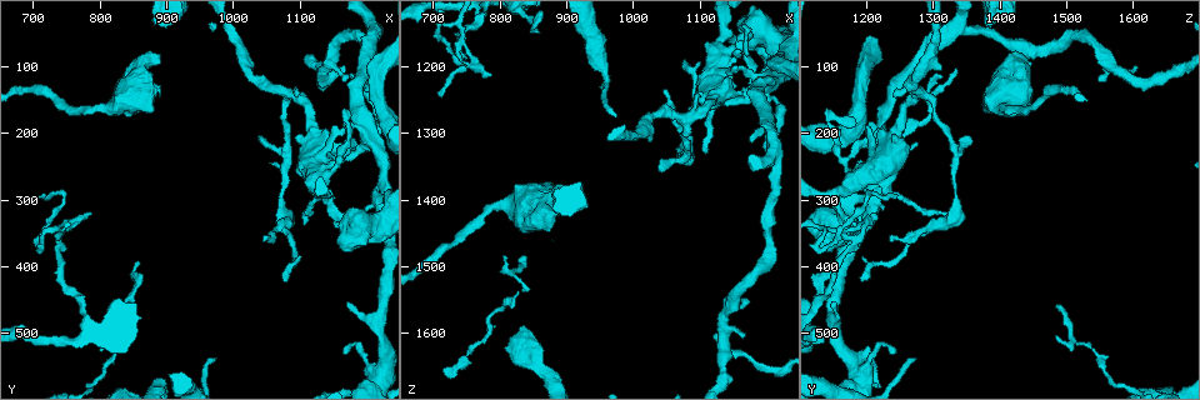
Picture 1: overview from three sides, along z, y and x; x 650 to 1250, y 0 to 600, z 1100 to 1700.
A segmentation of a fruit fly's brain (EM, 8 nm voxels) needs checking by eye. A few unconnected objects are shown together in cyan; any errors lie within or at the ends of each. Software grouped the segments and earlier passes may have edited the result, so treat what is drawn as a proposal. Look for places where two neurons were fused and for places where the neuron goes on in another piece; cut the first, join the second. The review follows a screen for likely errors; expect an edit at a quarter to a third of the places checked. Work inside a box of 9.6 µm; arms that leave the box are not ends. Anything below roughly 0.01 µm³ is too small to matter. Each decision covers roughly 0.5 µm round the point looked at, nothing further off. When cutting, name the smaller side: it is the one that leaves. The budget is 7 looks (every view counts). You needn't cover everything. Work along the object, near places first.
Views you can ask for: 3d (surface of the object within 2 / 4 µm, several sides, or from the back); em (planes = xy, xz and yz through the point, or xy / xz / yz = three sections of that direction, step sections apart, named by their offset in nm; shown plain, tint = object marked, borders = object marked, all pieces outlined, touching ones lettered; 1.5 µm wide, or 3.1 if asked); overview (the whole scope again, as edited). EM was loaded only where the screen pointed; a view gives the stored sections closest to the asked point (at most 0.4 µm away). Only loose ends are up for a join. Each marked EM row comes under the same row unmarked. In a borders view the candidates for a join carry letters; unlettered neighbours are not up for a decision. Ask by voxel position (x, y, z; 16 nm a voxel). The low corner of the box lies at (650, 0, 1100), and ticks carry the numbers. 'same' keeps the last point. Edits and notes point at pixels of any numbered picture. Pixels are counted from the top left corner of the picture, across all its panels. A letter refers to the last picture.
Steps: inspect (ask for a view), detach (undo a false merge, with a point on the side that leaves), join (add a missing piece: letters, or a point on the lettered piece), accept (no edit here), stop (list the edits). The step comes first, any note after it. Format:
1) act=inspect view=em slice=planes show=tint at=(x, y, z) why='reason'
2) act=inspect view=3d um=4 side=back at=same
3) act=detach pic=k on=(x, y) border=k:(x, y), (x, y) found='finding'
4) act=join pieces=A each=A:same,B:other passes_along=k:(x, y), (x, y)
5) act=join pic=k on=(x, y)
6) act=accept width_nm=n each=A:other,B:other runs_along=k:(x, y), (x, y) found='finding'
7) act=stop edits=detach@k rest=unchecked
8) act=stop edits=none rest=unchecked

act=inspect view=3d um=2 side=back at=(1170, 455, 1145) why='free end'

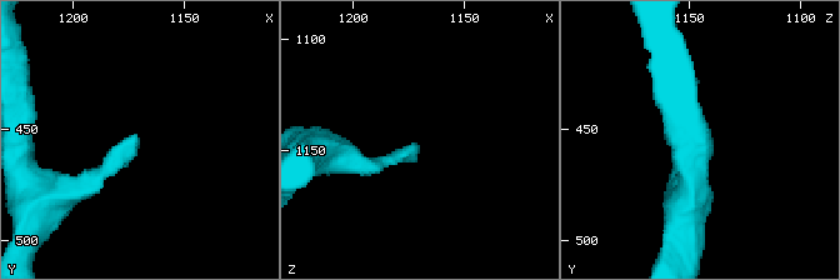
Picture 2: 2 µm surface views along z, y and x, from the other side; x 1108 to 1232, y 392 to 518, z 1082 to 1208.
act=inspect view=em slice=planes show=borders at=(1174, 455, 1146)

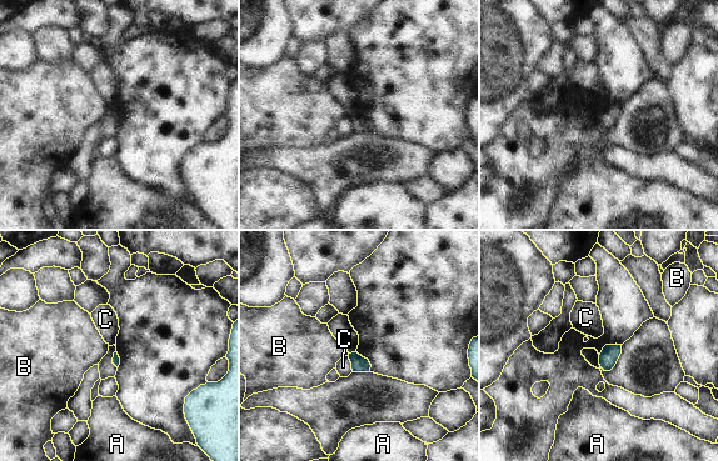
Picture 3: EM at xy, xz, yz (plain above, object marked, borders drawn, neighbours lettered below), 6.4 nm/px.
act=accept each=A:other,B:other,C:other border=3:(348, 355), (353, 371) found='none of them fits'

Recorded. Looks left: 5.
act=inspect view=em slice=planes show=tint at=(970, 540, 1275) why='thin end'

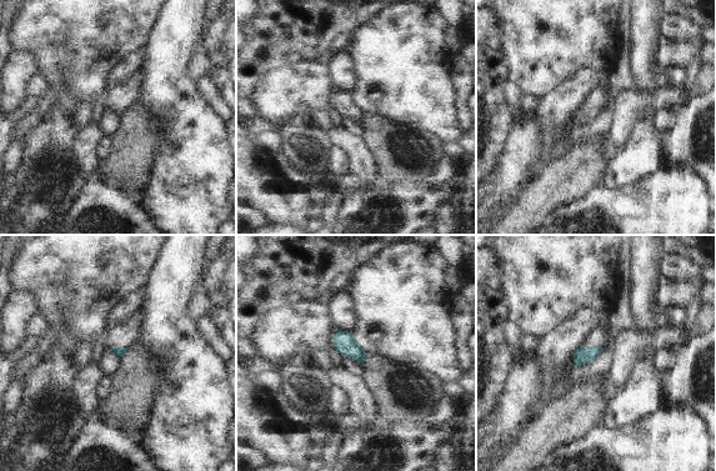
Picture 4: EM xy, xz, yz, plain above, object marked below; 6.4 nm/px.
act=inspect view=em slice=planes show=borders at=same

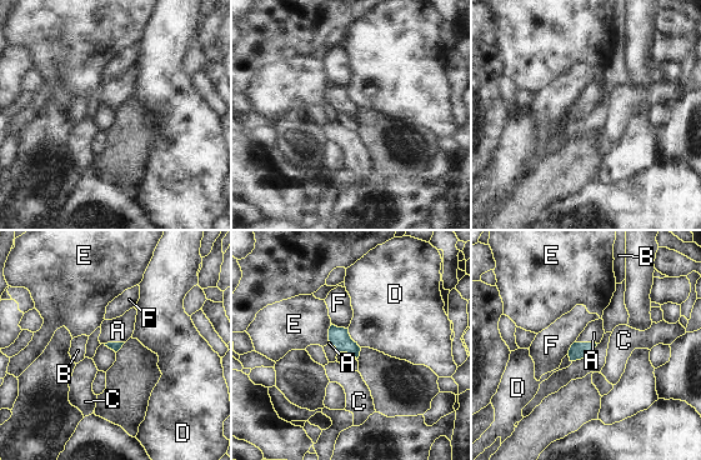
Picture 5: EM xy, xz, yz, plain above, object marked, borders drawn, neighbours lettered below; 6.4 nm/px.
act=join pieces=A longest_contact=D:150nm each=A:same,B:other,C:other,D:other,E:other,F:other found='the neuron continues'

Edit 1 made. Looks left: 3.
act=inspect view=overview

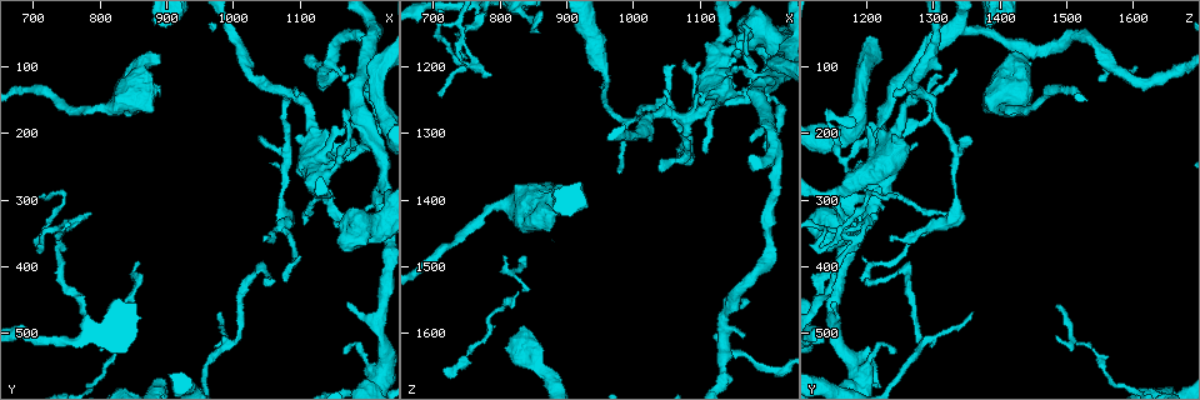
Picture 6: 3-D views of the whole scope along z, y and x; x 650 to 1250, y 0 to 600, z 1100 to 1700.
act=inspect view=em slice=xy step=4 show=tint at=(715, 290, 1245) why='an open end'

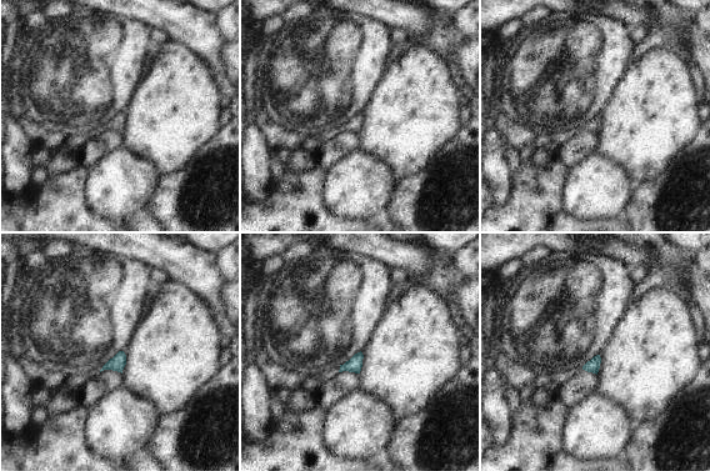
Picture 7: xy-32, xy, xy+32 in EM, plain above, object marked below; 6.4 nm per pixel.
act=inspect view=em slice=planes show=borders at=same

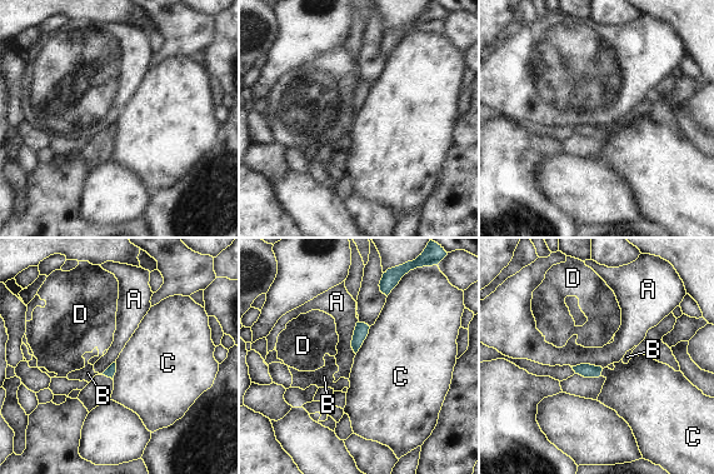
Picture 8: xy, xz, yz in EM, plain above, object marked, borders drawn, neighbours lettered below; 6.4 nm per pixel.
act=accept longest_contact=A:220nm each=A:other,B:other,C:other,D:other border=8:(358, 320), (351, 340), (355, 354) found='no lettered piece goes on from it'

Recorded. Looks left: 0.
act=stop edits=join@5 rest=unchecked

